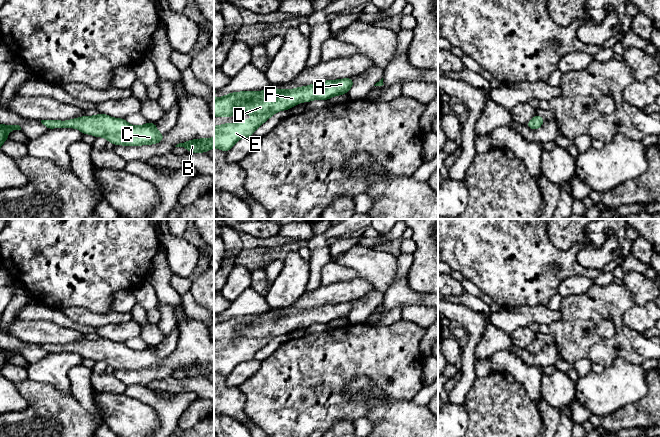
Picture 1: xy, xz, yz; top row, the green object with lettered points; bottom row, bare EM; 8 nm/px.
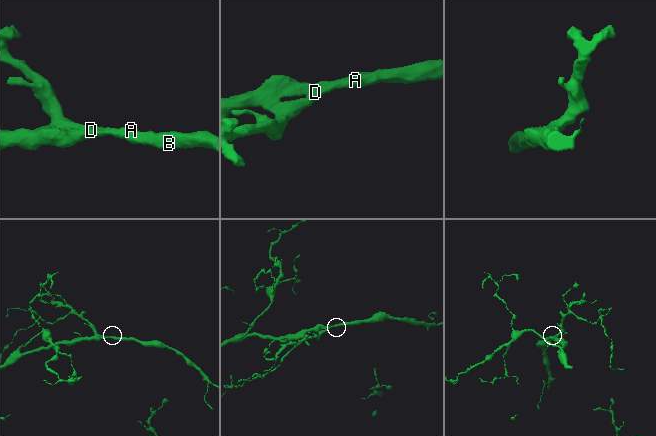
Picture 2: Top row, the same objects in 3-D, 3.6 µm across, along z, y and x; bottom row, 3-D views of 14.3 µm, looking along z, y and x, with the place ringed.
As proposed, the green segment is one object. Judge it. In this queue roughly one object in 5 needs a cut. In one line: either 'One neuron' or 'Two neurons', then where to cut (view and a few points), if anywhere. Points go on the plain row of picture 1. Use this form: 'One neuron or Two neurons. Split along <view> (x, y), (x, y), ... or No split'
One neuron. No split

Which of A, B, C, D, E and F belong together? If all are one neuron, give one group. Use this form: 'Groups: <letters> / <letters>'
Groups: A B C D E F

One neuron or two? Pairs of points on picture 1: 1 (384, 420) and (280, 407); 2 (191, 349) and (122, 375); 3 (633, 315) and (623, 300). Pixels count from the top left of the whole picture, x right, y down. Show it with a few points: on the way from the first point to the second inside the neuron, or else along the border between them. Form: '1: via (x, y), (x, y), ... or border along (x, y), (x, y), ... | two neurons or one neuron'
1: border along (351, 397), (365, 402), (369, 408), (366, 415) | two neurons
2: via (174, 361), (162, 372), (139, 375) | one neuron
3: border along (636, 304), (624, 312) | two neurons

